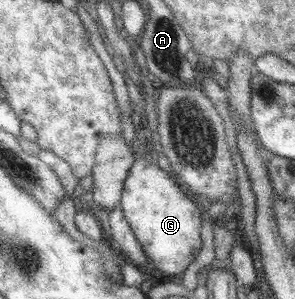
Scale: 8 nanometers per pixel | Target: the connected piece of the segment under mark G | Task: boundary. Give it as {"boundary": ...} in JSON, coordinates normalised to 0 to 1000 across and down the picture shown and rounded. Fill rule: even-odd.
{"boundary":[[[498,518],[447,542],[420,602],[407,686],[502,880],[559,930],[614,923],[654,873],[658,839],[678,833],[678,749],[692,722],[658,652],[634,645],[617,622],[600,625],[590,602]]]}

